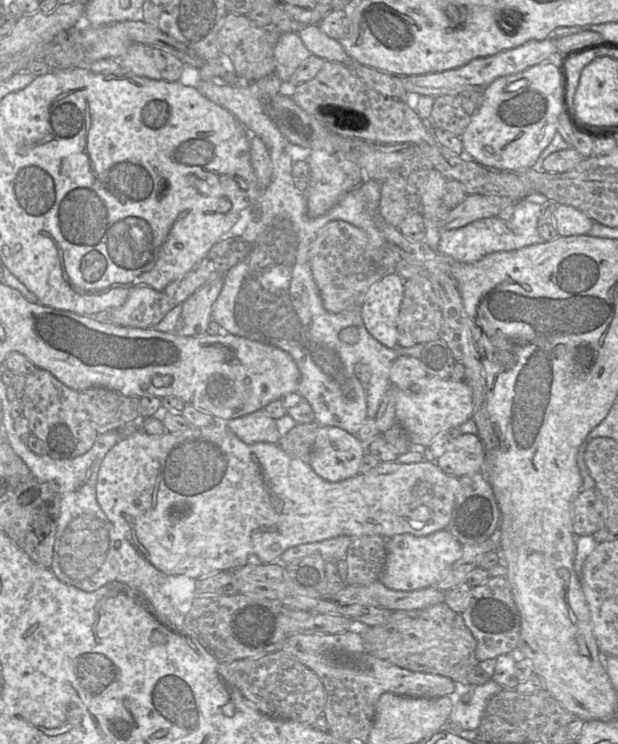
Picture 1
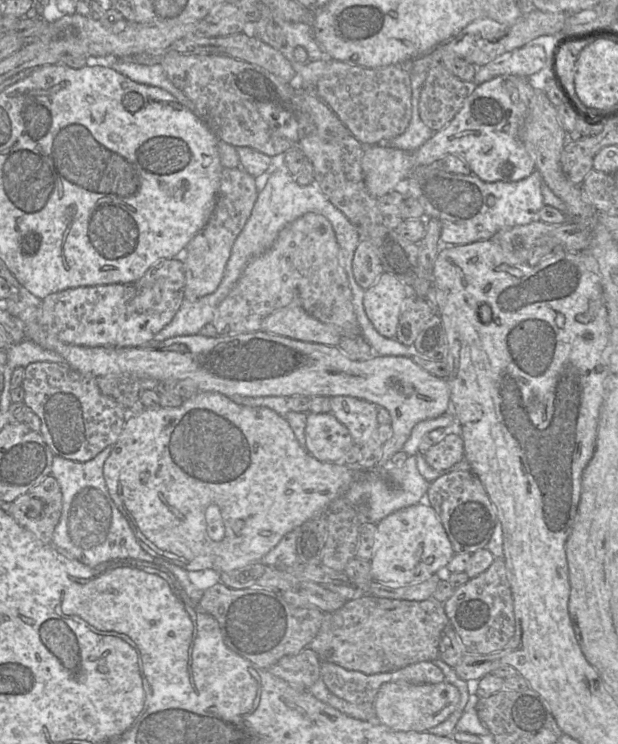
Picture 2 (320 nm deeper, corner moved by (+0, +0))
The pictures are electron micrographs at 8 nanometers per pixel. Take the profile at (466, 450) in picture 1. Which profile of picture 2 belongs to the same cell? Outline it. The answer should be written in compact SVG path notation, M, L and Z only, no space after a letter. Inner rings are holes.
M448 434L440 442L431 446L424 454L427 464L436 471L450 471L464 459L462 437Z

